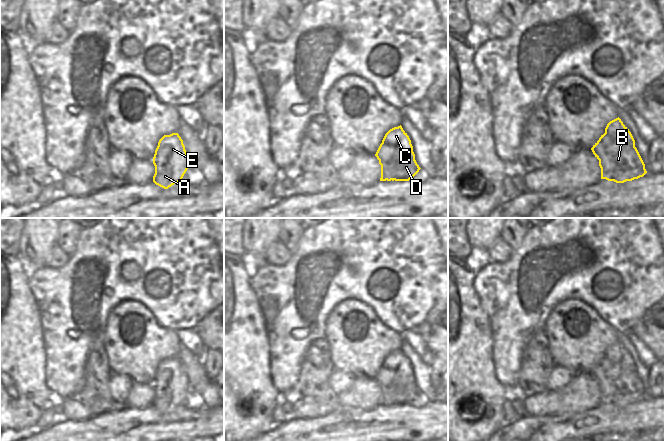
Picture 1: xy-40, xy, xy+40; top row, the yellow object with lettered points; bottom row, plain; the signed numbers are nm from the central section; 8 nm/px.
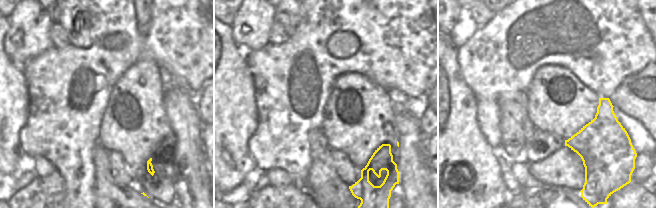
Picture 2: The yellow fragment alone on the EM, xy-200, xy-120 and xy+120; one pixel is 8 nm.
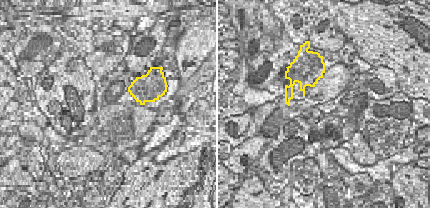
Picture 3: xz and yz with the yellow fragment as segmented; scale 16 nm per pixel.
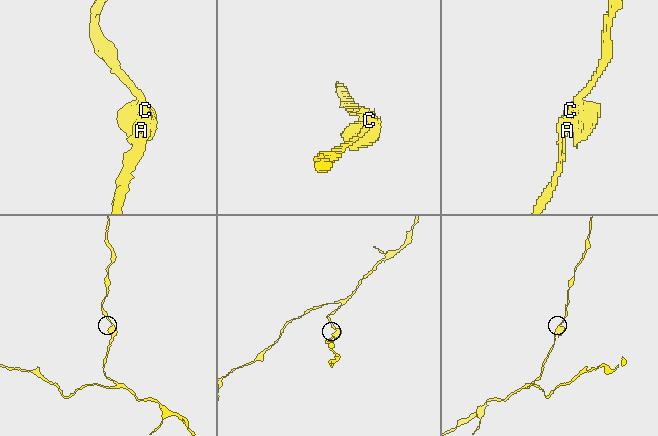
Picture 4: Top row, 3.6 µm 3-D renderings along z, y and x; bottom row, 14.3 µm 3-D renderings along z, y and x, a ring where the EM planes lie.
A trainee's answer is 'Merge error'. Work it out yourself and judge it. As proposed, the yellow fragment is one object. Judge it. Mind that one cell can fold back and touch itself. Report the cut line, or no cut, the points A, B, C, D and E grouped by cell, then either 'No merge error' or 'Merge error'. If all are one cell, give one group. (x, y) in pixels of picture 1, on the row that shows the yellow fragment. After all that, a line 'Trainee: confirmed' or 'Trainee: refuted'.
Split along xy (382, 142), (391, 145), (396, 150), (398, 158), (414, 159). Groups: A C E / B D. Merge error
Trainee: confirmed

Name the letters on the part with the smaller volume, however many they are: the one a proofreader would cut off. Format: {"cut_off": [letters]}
{"cut_off": ["B", "D"]}

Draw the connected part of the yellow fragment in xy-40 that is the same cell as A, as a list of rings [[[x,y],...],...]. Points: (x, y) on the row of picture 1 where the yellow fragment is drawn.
[[[178,133],[164,135],[158,142],[159,154],[153,157],[153,182],[168,189],[180,182],[187,171],[189,156]]]

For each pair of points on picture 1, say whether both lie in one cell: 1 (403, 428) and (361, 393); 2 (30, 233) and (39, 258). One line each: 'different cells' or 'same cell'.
1: different cells
2: same cell

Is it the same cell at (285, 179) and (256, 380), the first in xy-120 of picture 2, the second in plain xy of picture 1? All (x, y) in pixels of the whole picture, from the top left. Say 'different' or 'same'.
different

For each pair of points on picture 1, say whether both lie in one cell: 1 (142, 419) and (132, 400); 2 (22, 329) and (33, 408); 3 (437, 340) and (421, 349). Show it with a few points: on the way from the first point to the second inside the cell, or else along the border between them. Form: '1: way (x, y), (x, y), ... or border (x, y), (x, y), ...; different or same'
1: border (152, 404), (143, 408), (128, 406); different
2: way (22, 349), (22, 388); same
3: border (412, 329), (420, 336), (426, 347), (433, 354); different

